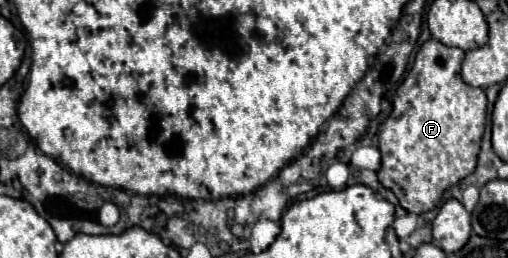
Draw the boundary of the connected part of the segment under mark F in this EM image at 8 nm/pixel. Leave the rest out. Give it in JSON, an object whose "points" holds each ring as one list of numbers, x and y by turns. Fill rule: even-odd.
{"points":[[428,39,392,99,392,111,378,127,382,165,378,181,390,189,408,213,436,207,448,185,456,185,476,167,486,123,486,93,460,79,464,51]]}

